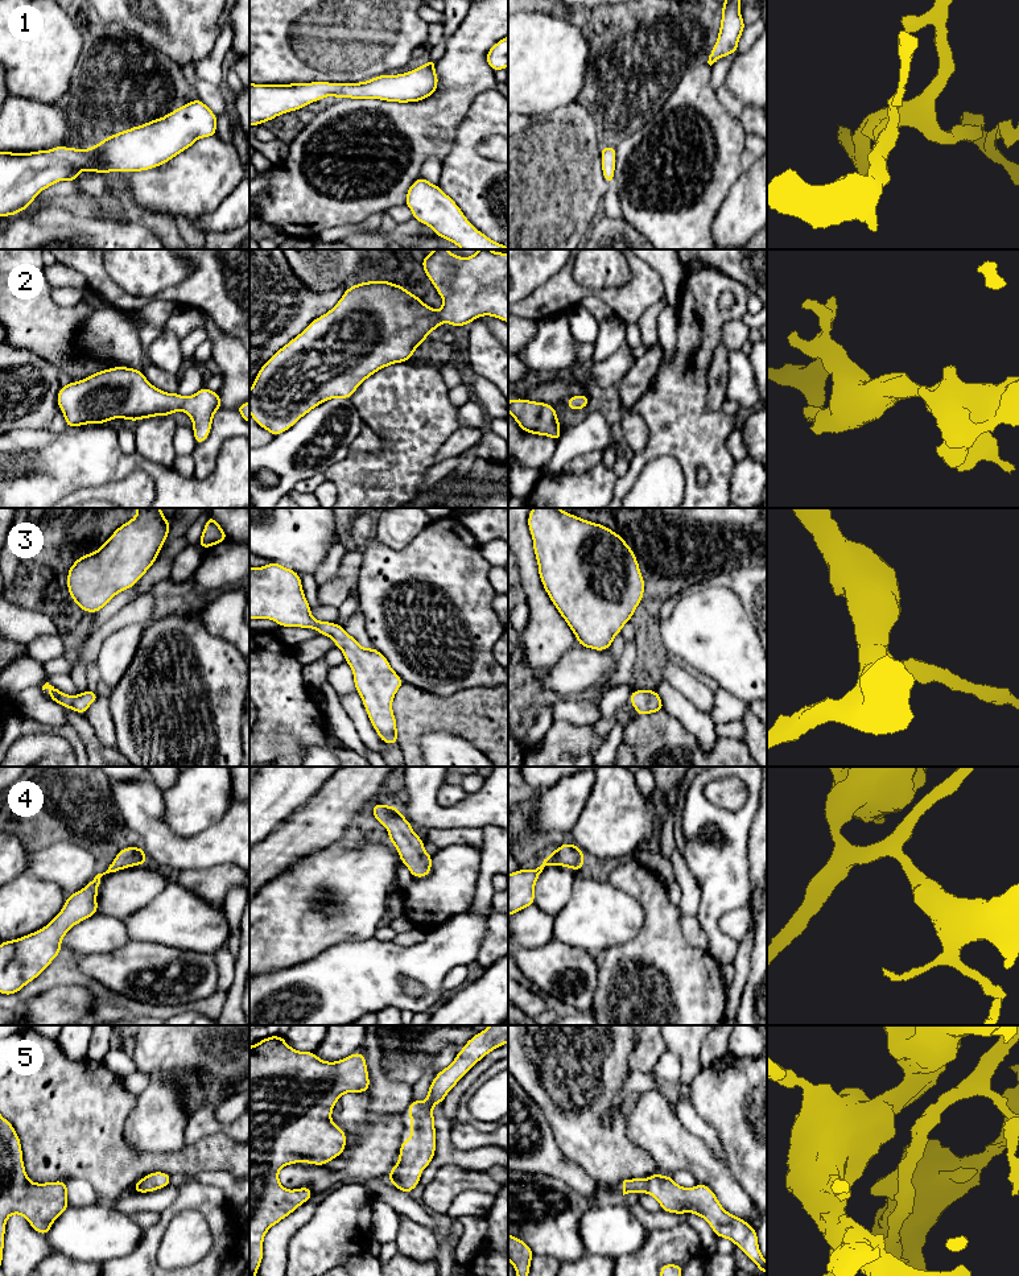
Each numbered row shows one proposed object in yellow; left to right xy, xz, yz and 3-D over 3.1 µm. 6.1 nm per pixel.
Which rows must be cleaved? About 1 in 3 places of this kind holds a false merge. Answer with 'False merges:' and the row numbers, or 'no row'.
False merges: no row

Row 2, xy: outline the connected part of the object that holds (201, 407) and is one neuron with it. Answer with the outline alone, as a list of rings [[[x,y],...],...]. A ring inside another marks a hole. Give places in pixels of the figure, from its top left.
[[[120,366],[61,387],[57,402],[66,428],[107,424],[115,418],[140,421],[182,410],[193,421],[197,445],[207,439],[214,413],[223,408],[219,392],[207,387],[189,397],[166,393],[152,385],[141,371]]]

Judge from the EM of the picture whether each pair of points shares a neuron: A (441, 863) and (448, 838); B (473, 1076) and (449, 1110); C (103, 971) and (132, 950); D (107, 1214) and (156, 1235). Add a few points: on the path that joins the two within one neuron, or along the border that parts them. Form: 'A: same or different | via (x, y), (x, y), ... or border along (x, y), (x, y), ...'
A: different | border along (477, 847), (448, 845), (440, 850)
B: same | via (465, 1084), (456, 1093), (452, 1102)
C: same | via (110, 969), (114, 969), (126, 957)
D: different | border along (144, 1230), (140, 1242), (124, 1255)

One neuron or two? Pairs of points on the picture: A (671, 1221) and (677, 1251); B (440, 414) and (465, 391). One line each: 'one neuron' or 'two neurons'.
A: two neurons
B: two neurons

